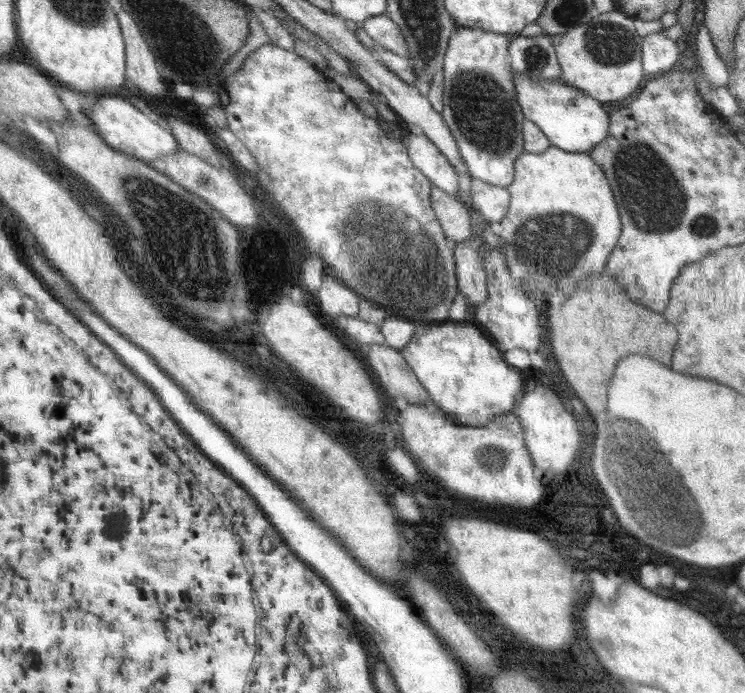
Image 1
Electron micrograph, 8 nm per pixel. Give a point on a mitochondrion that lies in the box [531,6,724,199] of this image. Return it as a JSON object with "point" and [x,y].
{"point":[610,44]}

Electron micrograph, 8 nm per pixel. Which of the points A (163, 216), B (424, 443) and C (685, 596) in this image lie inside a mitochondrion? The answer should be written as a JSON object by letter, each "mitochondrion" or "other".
{"A":"mitochondrion","B":"other","C":"other"}

